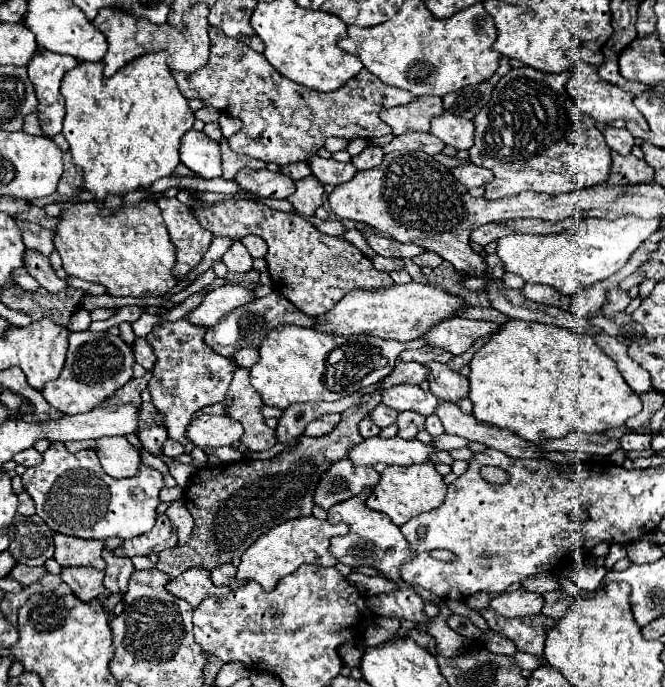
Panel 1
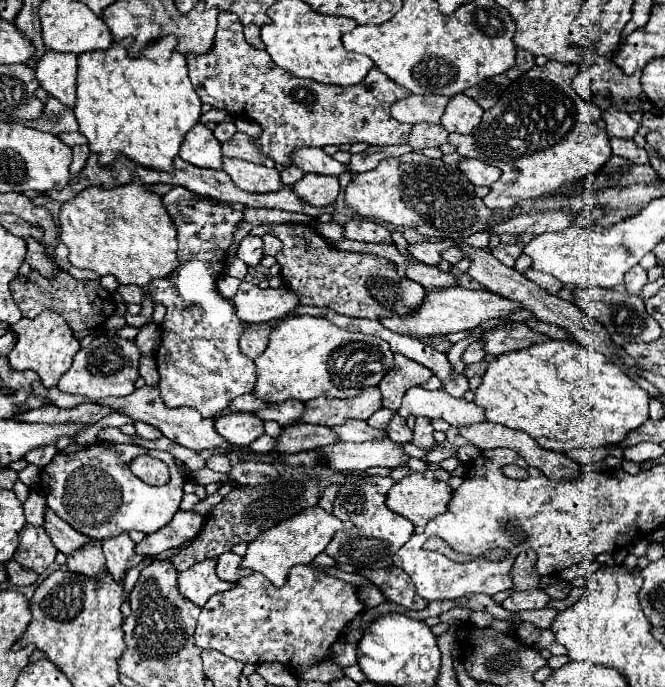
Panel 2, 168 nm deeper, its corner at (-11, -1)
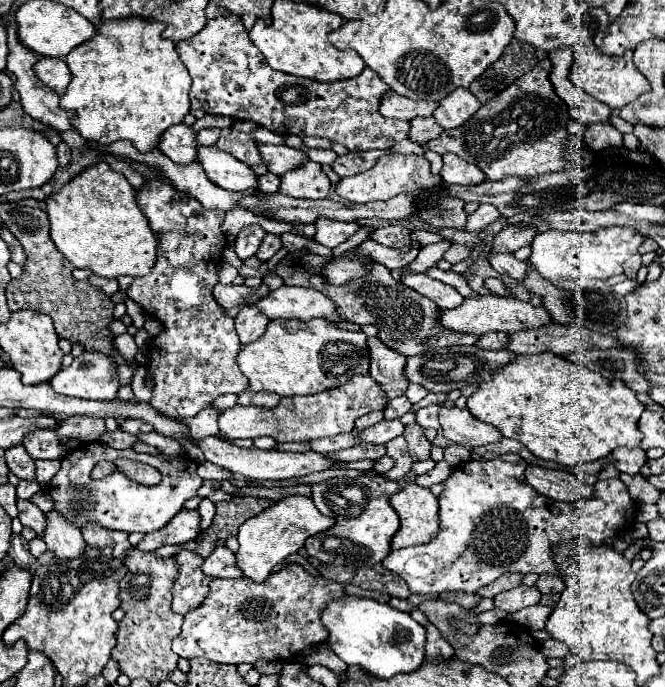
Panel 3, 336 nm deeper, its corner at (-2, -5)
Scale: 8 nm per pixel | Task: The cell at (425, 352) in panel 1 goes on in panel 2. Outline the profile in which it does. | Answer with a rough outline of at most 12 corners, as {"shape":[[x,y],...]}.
{"shape":[[484,341],[470,343],[461,357],[468,365],[485,356]]}

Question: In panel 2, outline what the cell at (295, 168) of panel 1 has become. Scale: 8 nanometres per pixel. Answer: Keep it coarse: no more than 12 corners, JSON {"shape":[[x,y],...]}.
{"shape":[[286,167],[282,181],[286,185],[294,185],[300,181],[306,171],[294,167]]}

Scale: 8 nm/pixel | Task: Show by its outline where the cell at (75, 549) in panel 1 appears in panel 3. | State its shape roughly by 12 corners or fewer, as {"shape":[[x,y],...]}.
{"shape":[[17,499],[19,521],[43,535],[43,511]]}

